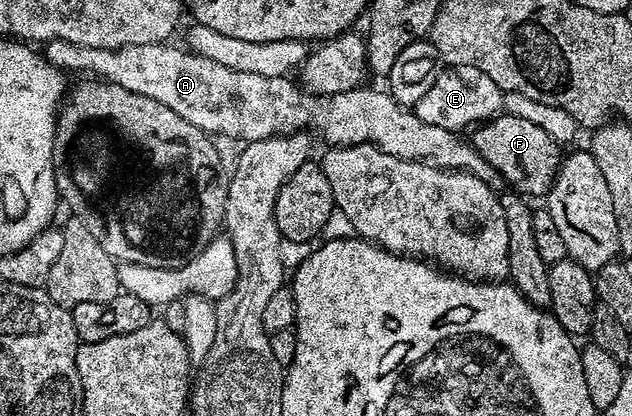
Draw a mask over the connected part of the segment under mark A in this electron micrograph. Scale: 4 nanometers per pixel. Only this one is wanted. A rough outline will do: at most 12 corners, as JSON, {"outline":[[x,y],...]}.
{"outline":[[51,40],[48,64],[250,142],[321,132],[395,158],[501,176],[388,91],[314,96],[166,42]]}

